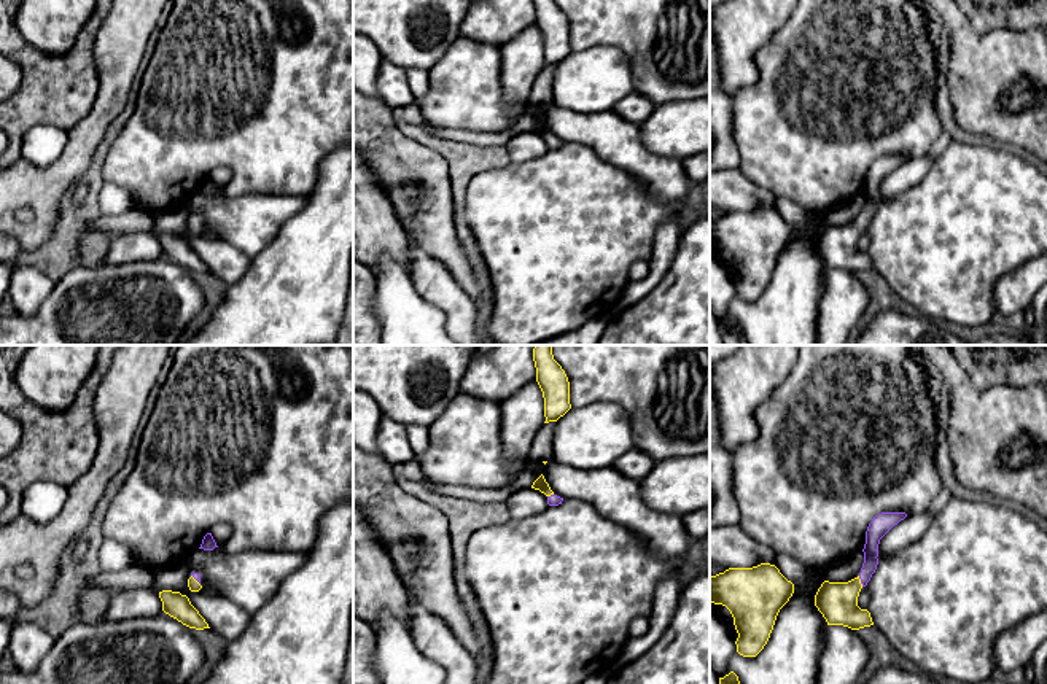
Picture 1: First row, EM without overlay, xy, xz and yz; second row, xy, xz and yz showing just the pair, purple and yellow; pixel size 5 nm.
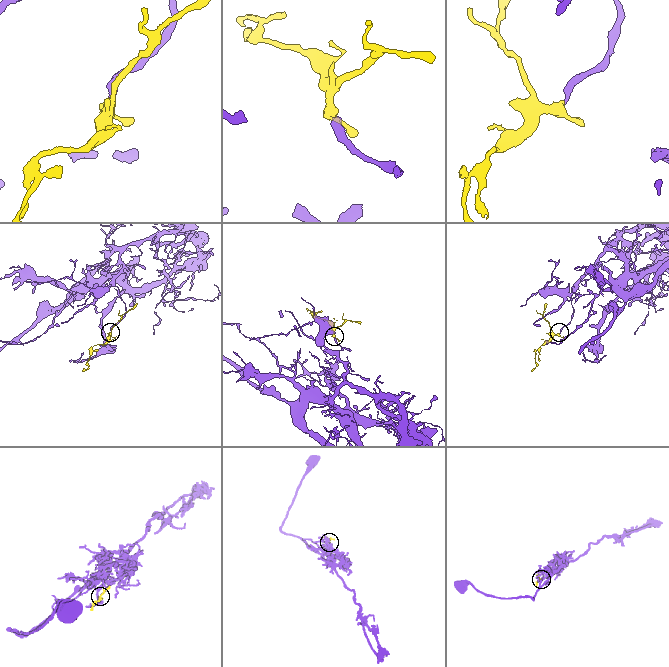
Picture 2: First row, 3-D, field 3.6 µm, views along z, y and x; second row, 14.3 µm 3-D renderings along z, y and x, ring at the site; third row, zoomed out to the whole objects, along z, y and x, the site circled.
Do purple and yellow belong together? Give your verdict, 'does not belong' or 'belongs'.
belongs

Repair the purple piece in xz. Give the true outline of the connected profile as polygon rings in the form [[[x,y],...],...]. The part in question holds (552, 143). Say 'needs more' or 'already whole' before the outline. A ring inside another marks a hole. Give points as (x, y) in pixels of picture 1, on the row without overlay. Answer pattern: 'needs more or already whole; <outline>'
needs more; [[[541,118],[531,129],[531,132],[539,134],[541,137],[544,137],[547,140],[547,148],[549,150],[559,150],[562,148],[563,142],[557,140],[549,127],[546,126],[544,119]]]

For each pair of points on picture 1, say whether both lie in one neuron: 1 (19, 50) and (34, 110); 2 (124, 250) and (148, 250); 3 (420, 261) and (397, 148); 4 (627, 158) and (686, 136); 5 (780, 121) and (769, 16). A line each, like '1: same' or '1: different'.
1: same
2: same
3: different
4: different
5: different

